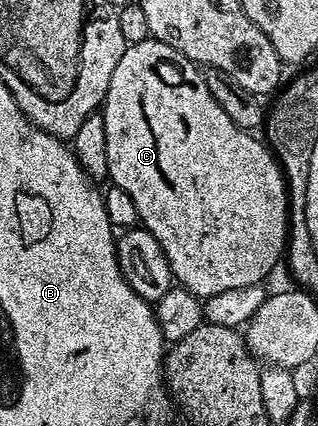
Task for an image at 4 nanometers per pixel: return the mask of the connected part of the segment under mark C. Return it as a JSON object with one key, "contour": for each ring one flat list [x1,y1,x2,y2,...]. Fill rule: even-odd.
{"contour":[[147,38,141,43,130,43,126,46,123,57,115,65,115,73,111,73,111,85,105,94,103,104,105,117,105,133,107,135,107,169,112,186,123,189,135,201,137,218,140,226,146,227,153,236,152,242,161,246,169,268,173,271,174,280,180,286,186,287,191,294,198,297,227,293,227,289,243,289,264,284,265,278,273,271,273,266,283,259,287,242,287,196,285,194,285,176,273,157,273,152,260,138,235,125,227,113,215,101,215,97,207,89,204,74,198,64,185,55,180,55,175,49,163,45,155,38]]}

